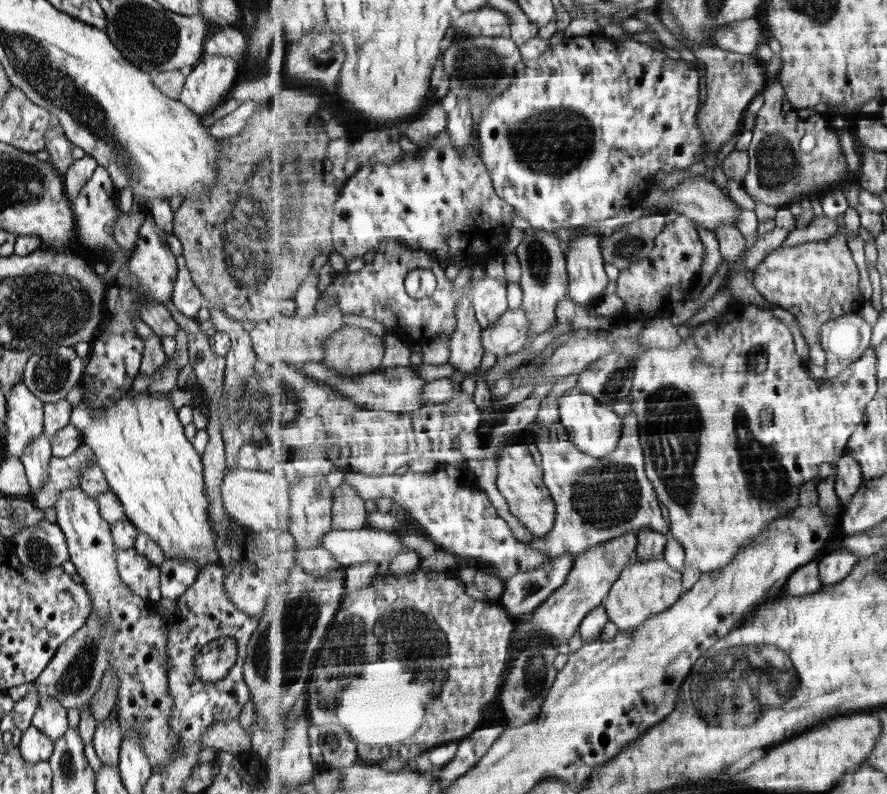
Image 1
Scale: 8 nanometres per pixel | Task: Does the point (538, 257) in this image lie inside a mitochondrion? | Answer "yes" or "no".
yes

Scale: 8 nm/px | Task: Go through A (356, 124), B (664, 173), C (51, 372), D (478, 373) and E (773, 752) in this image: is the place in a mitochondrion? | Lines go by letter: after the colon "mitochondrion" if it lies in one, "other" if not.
A: other
B: other
C: mitochondrion
D: other
E: other

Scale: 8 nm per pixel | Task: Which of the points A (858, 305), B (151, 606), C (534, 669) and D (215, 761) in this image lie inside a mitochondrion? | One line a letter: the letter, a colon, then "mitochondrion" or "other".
A: other
B: other
C: mitochondrion
D: other

